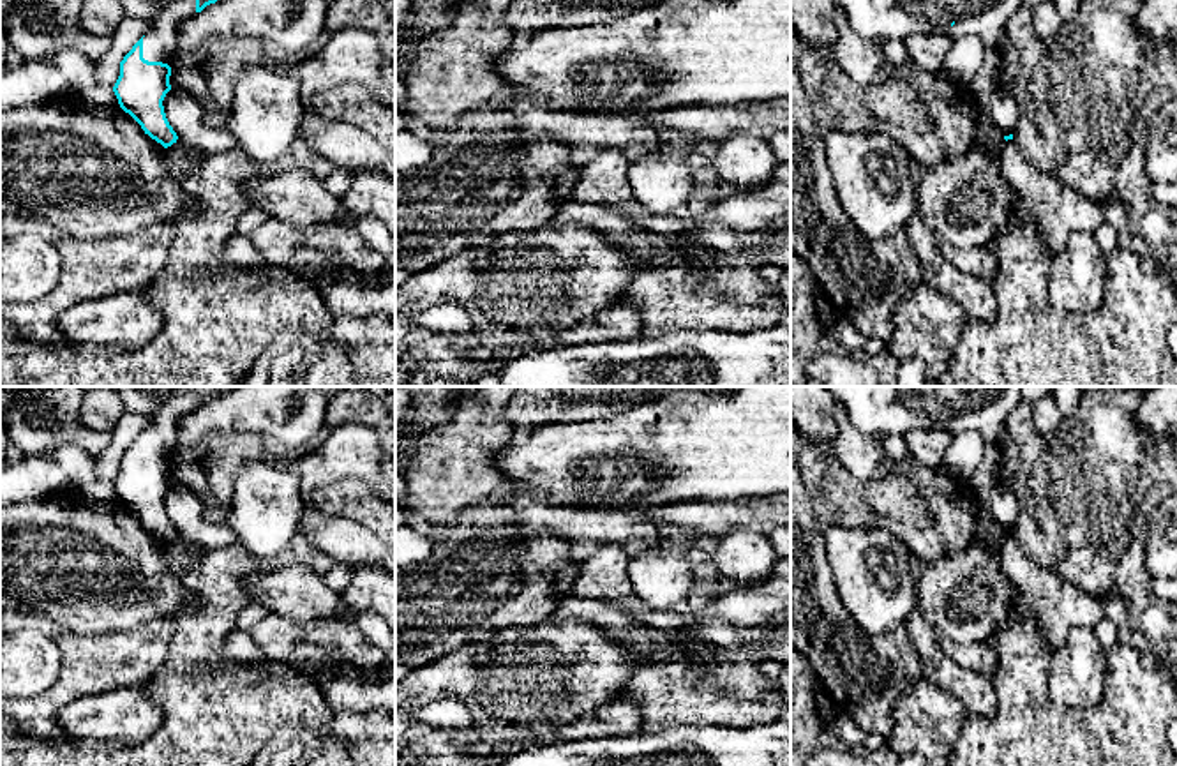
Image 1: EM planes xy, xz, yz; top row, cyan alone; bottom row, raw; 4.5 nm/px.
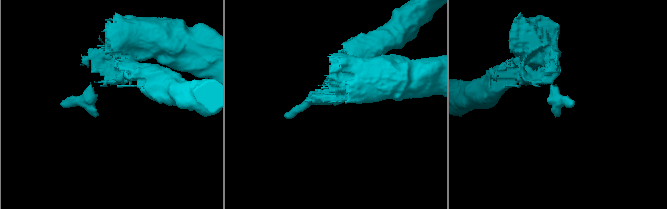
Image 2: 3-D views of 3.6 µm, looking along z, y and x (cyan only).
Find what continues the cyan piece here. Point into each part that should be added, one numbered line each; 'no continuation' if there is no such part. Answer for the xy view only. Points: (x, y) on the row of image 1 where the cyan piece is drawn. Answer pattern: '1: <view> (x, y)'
1: xy (166, 16)

